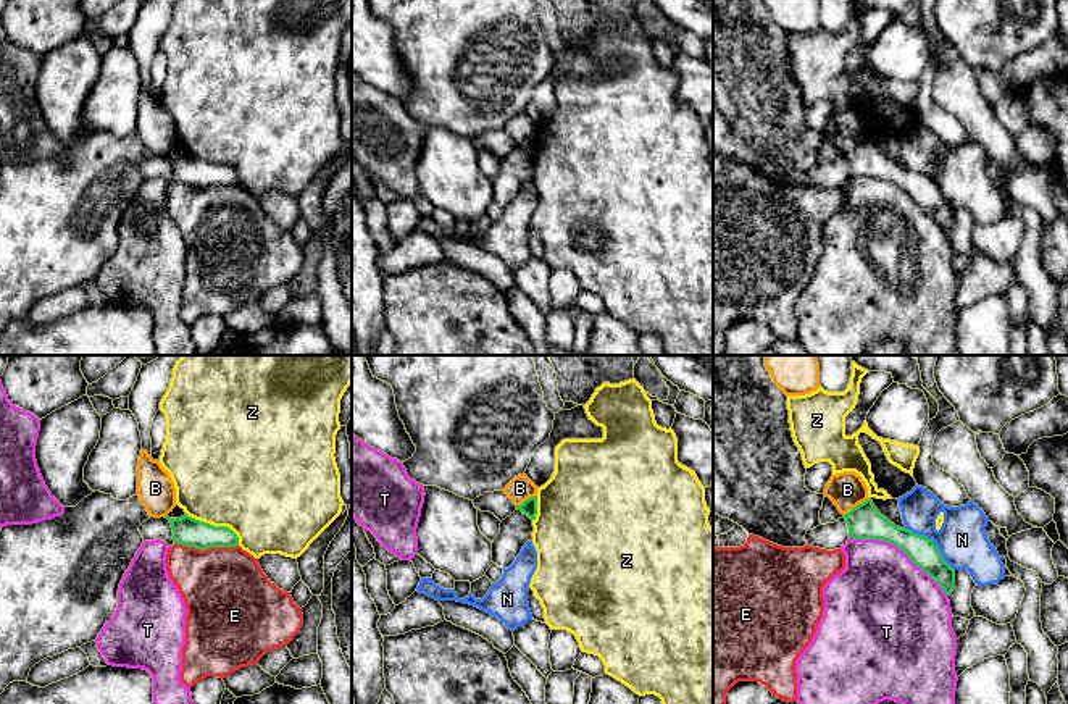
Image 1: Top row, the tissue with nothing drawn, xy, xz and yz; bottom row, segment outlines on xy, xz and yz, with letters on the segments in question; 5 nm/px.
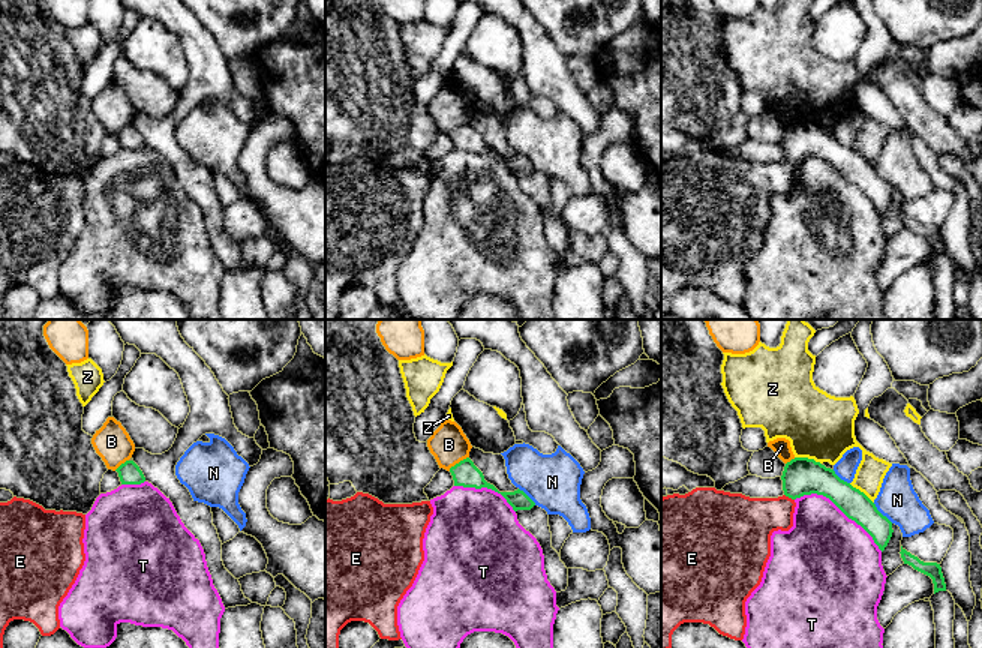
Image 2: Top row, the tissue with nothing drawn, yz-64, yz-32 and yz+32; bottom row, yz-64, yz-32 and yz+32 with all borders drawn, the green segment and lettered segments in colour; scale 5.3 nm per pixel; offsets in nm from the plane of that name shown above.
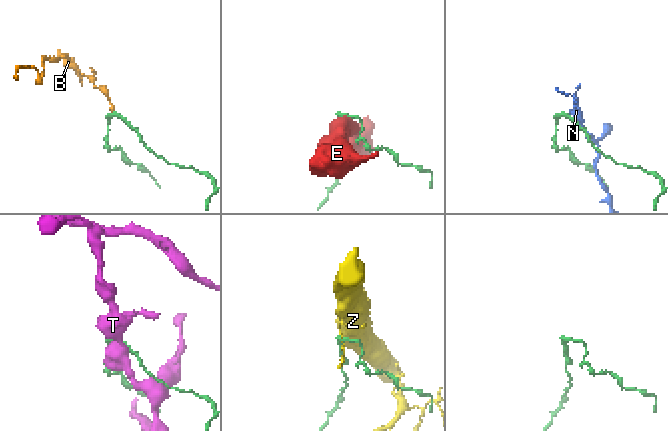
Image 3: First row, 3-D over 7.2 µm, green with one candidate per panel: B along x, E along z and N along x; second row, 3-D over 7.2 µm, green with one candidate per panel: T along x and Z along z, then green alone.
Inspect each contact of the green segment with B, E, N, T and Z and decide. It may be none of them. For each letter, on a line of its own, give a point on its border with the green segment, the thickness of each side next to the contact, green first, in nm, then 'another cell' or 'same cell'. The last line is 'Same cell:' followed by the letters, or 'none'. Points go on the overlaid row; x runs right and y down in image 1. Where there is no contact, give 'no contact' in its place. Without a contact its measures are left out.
B: yz (857, 506) | 170/180 nm | another cell
E: xy (207, 548) | 140/420 nm | another cell
N: yz (933, 543) | 150/260 nm | another cell
T: yz (899, 548) | 170/460 nm | another cell
Z: xy (216, 527) | 140/480 nm | another cell
Same cell: none

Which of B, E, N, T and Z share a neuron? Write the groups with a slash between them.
B / E / N / T / Z

